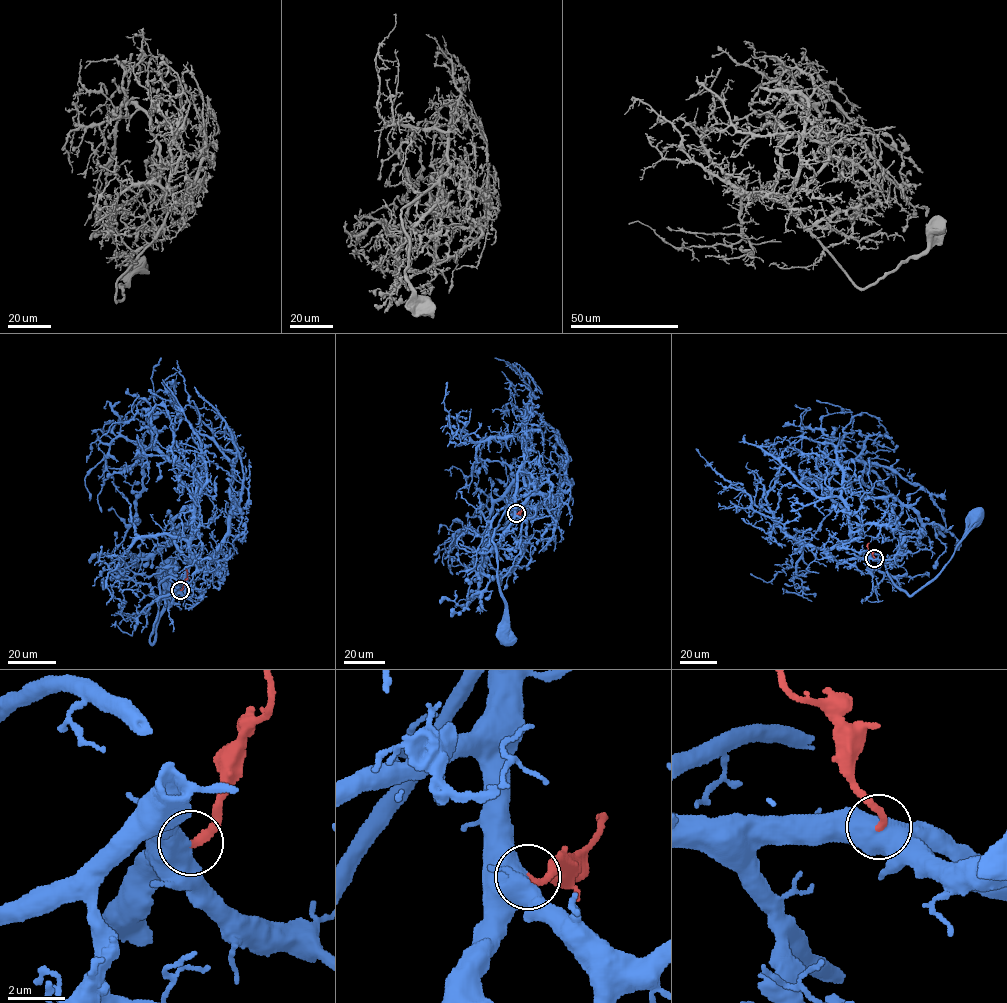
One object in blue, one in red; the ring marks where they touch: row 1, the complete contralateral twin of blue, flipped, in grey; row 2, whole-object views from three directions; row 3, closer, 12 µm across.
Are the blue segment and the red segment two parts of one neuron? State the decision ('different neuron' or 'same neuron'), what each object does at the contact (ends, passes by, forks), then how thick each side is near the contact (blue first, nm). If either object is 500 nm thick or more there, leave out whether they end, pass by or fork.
same neuron; 750 nm thick on the blue side, 260 nm on the other

